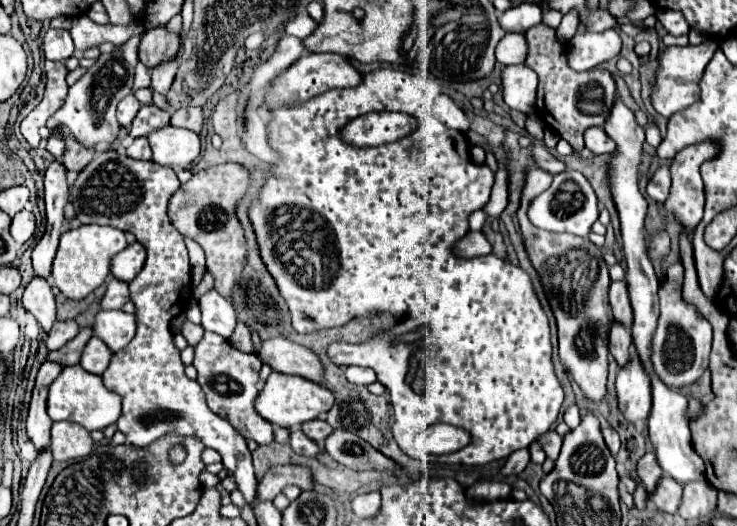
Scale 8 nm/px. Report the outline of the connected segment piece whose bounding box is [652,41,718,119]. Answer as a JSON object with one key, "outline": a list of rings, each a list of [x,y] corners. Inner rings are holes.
{"outline":[[[704,41],[700,45],[686,45],[686,47],[668,47],[660,57],[660,67],[656,71],[656,83],[652,89],[652,105],[654,109],[670,119],[674,113],[690,107],[698,99],[698,79],[702,77],[704,67],[712,59],[718,45],[714,41]]]}

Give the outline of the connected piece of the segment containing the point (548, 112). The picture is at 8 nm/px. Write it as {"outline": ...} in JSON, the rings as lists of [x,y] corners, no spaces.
{"outline":[[[538,23],[526,31],[526,45],[528,55],[524,65],[534,69],[540,77],[538,85],[538,101],[536,101],[536,115],[554,131],[566,139],[574,151],[584,149],[584,131],[592,125],[602,125],[610,115],[610,107],[614,105],[614,91],[616,83],[606,69],[588,69],[588,71],[574,71],[568,65],[566,45],[556,37],[556,31],[546,23]]]}

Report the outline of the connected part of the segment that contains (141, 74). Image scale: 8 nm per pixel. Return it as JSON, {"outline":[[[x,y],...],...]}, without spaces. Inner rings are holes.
{"outline":[[[140,63],[140,65],[136,65],[136,81],[134,81],[132,93],[141,88],[150,88],[150,85],[151,75],[148,73],[146,66],[142,63]]]}

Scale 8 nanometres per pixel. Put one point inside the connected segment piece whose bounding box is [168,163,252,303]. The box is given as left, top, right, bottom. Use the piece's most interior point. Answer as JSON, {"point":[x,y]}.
{"point":[204,209]}

